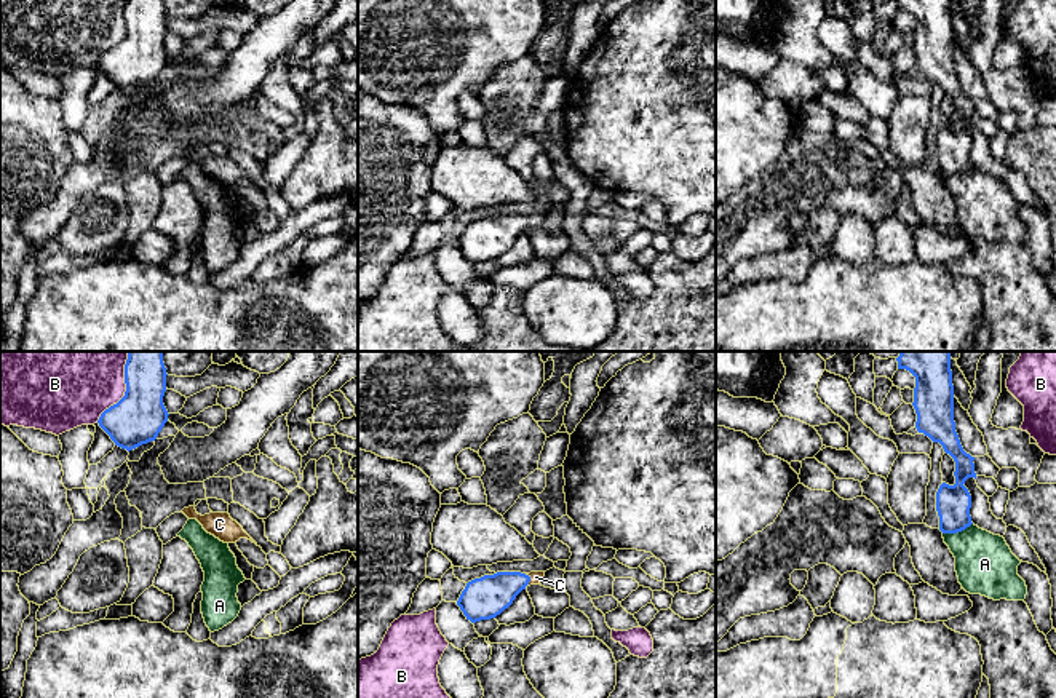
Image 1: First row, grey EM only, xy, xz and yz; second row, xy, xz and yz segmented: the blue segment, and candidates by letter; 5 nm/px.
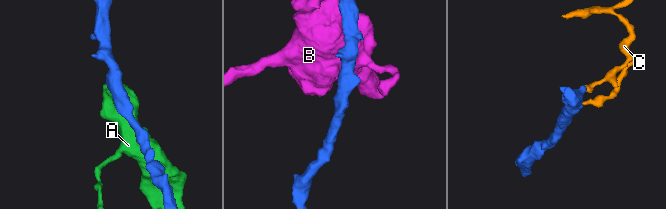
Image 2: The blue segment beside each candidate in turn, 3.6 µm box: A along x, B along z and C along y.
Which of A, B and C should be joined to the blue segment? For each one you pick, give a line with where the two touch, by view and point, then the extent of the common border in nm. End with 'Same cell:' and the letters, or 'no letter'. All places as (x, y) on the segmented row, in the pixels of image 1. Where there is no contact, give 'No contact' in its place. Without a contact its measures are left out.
C: Touches blue at xz (529, 580). Shared border 70 nm
Same cell: C

